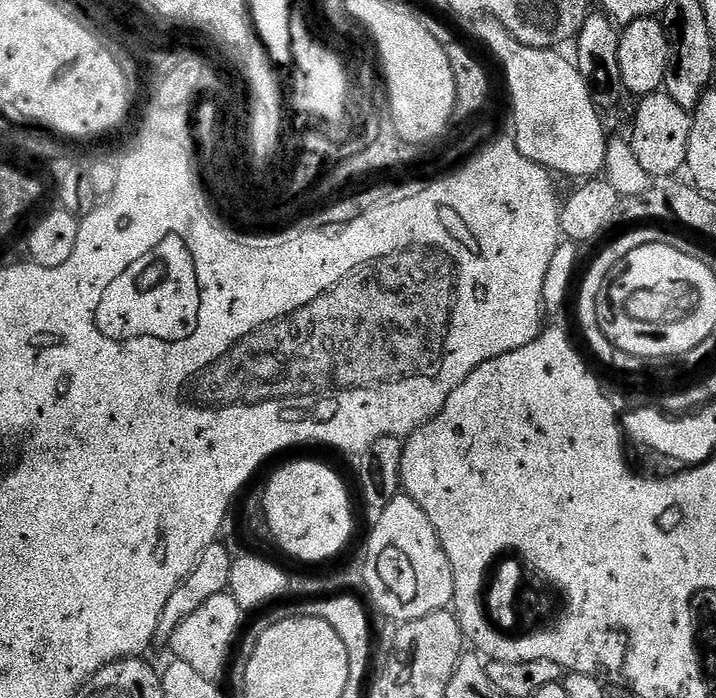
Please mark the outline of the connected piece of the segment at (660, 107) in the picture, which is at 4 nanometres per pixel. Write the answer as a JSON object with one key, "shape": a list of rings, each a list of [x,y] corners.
{"shape":[[[661,90],[639,101],[630,129],[630,143],[634,158],[638,158],[648,177],[672,176],[679,168],[681,171],[687,165],[691,129],[692,118],[689,109],[678,106],[678,102],[674,102],[674,98],[670,98],[667,92]]]}

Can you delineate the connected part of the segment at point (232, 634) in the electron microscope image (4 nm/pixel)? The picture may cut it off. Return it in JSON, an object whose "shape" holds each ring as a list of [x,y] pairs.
{"shape":[[[231,592],[214,594],[214,598],[207,600],[203,606],[198,606],[198,610],[194,610],[194,614],[190,614],[190,618],[186,618],[186,622],[182,622],[178,630],[174,630],[170,641],[170,649],[172,648],[173,652],[171,655],[198,670],[202,678],[223,681],[222,678],[224,676],[225,679],[226,669],[234,652],[234,645],[242,632],[240,619],[242,619],[241,610],[238,602],[234,602]]]}

